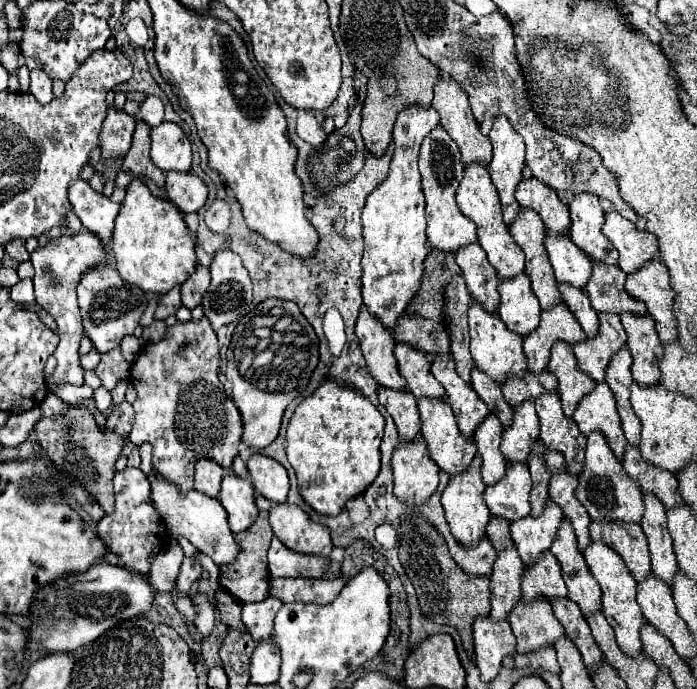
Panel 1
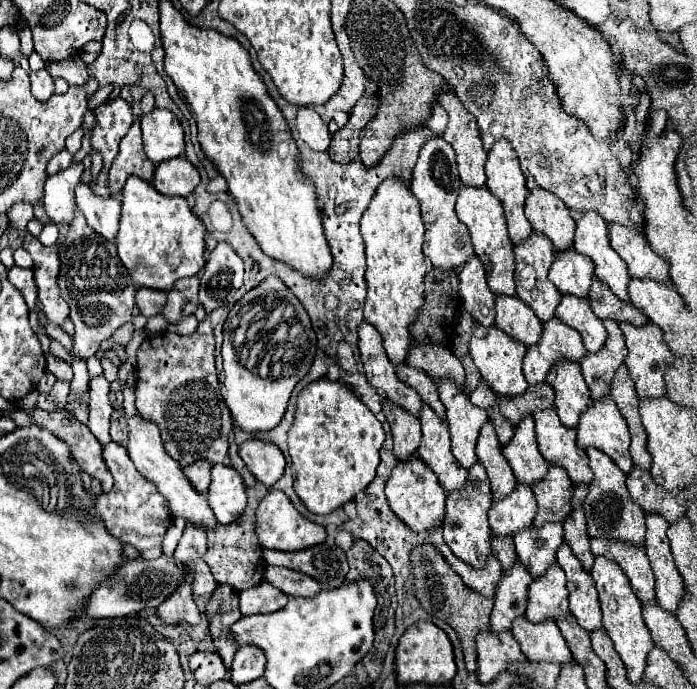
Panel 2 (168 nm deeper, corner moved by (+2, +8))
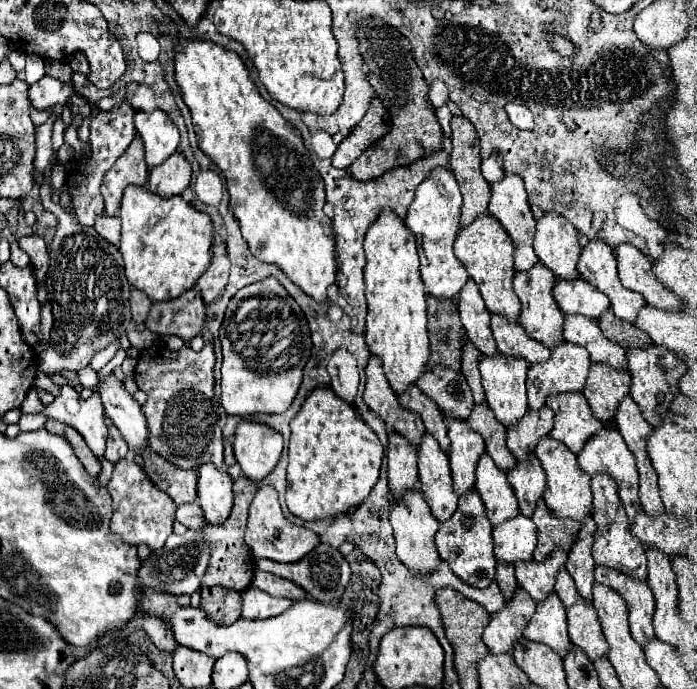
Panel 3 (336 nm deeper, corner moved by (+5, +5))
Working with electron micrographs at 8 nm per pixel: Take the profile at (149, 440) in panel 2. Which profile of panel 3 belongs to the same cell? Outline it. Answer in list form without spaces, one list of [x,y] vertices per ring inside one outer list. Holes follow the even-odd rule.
[[[113,373],[99,381],[97,391],[103,399],[105,413],[111,417],[113,425],[121,431],[131,451],[141,451],[147,445],[147,425],[145,415],[141,413],[141,405],[125,391],[123,381],[119,381]]]

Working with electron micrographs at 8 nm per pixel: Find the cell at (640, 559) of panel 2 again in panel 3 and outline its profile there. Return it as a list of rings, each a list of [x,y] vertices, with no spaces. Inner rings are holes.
[[[597,567],[595,569],[595,583],[607,585],[613,591],[617,591],[629,611],[629,631],[633,639],[645,649],[645,645],[655,637],[653,633],[653,611],[655,611],[655,597],[645,581],[635,581],[627,575],[621,575],[615,569],[609,567]]]

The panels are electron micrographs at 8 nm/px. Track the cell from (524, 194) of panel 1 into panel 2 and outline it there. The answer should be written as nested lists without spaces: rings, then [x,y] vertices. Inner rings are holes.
[[[534,188],[528,192],[524,212],[528,222],[536,232],[542,232],[554,244],[554,250],[562,252],[572,246],[576,222],[570,216],[570,210],[558,196],[546,192],[544,188]]]

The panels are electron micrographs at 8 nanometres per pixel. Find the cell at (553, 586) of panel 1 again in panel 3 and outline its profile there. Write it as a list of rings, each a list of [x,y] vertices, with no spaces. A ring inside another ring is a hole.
[[[551,593],[543,603],[537,605],[537,611],[523,635],[529,641],[553,647],[553,651],[559,653],[561,659],[569,653],[571,641],[567,635],[567,615],[561,599],[555,593]]]

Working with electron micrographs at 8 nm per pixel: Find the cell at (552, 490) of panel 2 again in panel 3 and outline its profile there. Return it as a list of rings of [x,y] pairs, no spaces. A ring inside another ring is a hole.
[[[545,501],[537,503],[535,515],[531,519],[537,527],[537,549],[533,555],[537,561],[545,561],[553,549],[565,549],[569,553],[581,529],[579,521],[565,521],[553,517]]]

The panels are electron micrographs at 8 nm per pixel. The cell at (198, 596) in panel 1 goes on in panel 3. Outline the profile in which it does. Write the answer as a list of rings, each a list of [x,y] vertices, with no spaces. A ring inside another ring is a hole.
[[[197,503],[191,505],[179,505],[177,507],[177,521],[191,529],[201,529],[205,525],[205,517],[201,513],[201,507]]]

